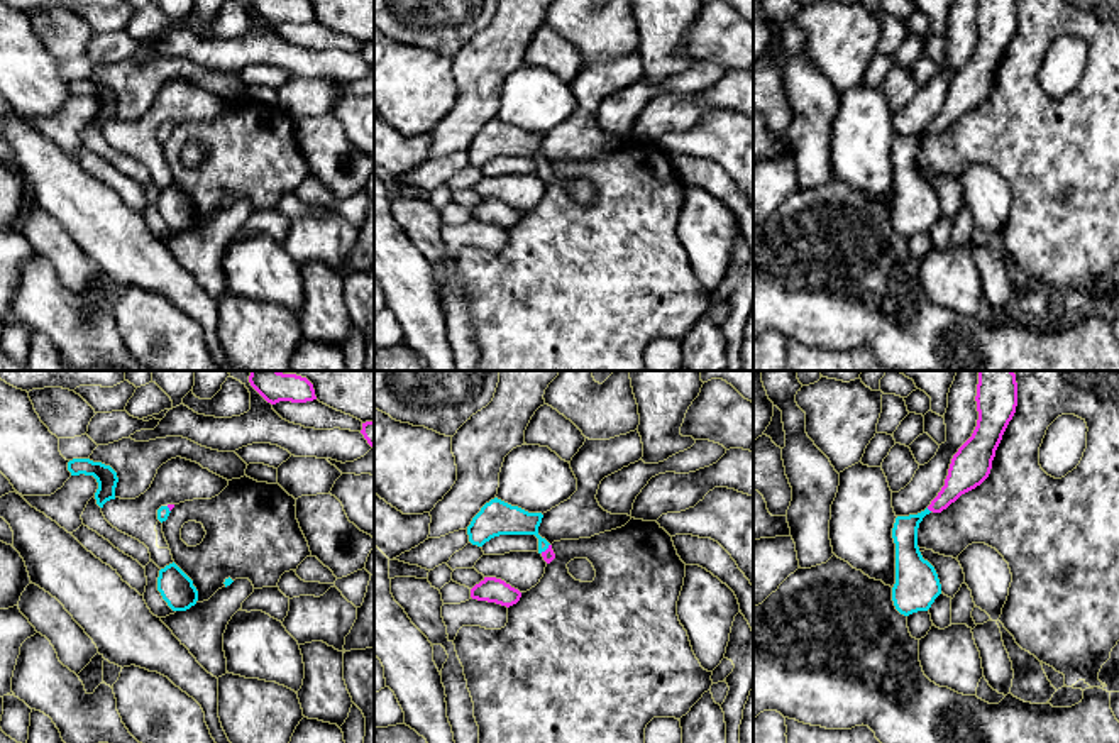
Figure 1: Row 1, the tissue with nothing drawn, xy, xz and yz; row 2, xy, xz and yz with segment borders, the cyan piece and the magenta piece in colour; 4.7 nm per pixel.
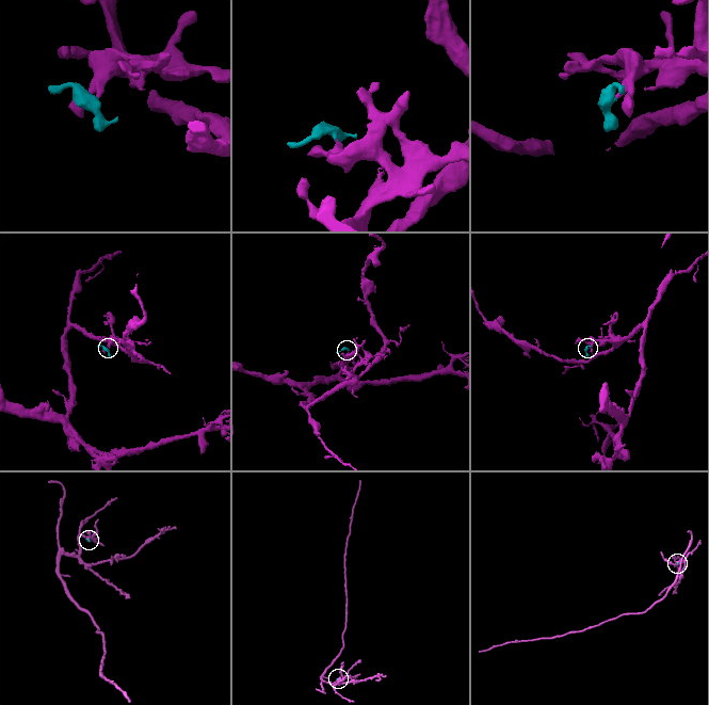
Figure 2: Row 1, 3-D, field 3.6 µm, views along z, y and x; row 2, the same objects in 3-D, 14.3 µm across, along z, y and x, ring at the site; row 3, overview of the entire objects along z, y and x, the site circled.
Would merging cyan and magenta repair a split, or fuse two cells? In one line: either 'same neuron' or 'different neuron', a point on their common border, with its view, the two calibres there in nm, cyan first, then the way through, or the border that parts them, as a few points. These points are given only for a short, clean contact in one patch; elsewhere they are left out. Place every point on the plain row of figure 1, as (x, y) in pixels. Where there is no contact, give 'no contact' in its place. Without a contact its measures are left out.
same neuron; meets cyan in yz at (928, 131); 130 nm thick on the cyan side, 170 nm on the other; runs through yz (908, 178), (908, 149), (928, 131), (965, 93)

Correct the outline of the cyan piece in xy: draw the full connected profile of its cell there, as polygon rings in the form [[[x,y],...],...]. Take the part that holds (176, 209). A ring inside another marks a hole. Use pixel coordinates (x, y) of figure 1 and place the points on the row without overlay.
[[[174,183],[159,191],[157,212],[173,232],[186,232],[198,222],[193,201]]]

